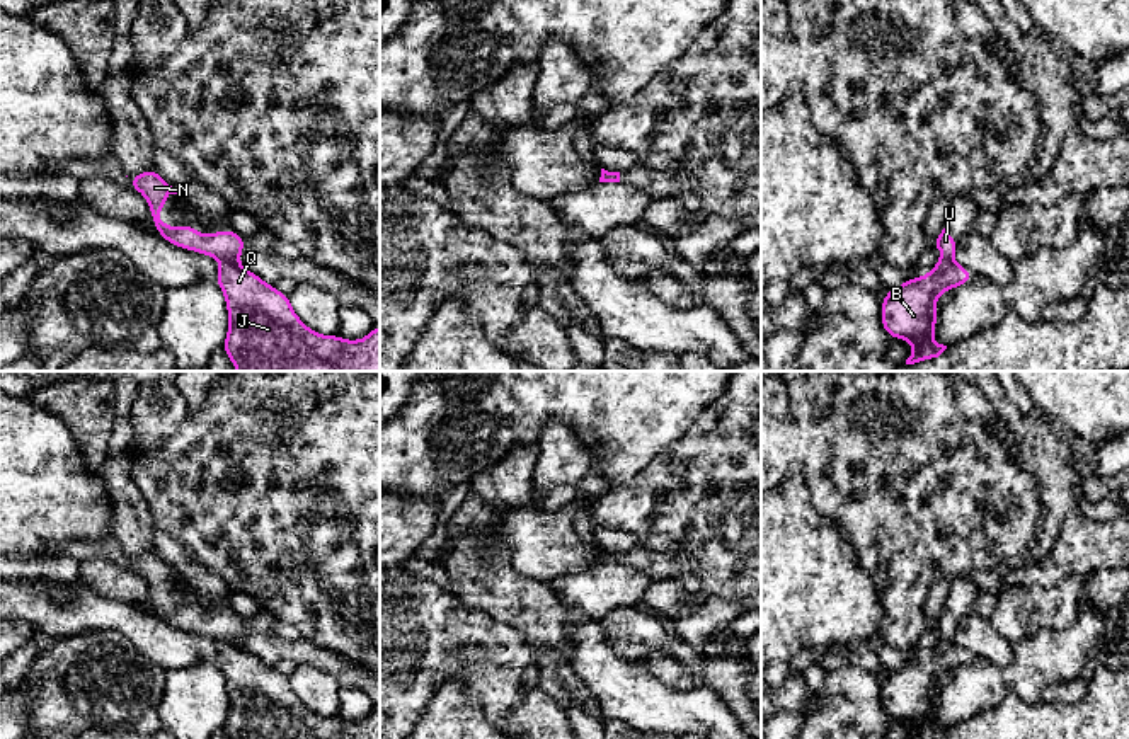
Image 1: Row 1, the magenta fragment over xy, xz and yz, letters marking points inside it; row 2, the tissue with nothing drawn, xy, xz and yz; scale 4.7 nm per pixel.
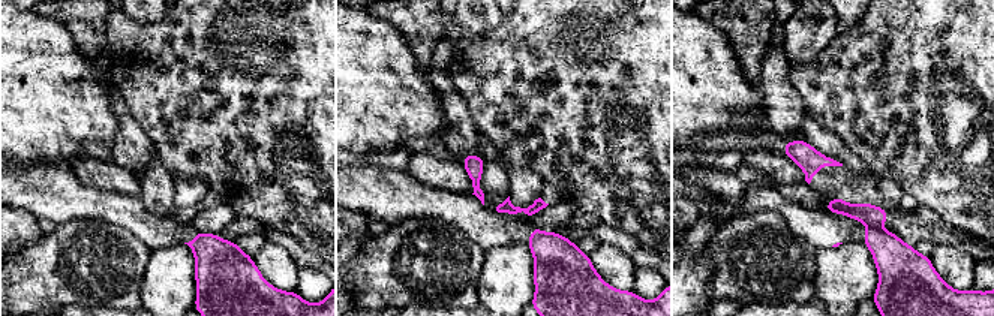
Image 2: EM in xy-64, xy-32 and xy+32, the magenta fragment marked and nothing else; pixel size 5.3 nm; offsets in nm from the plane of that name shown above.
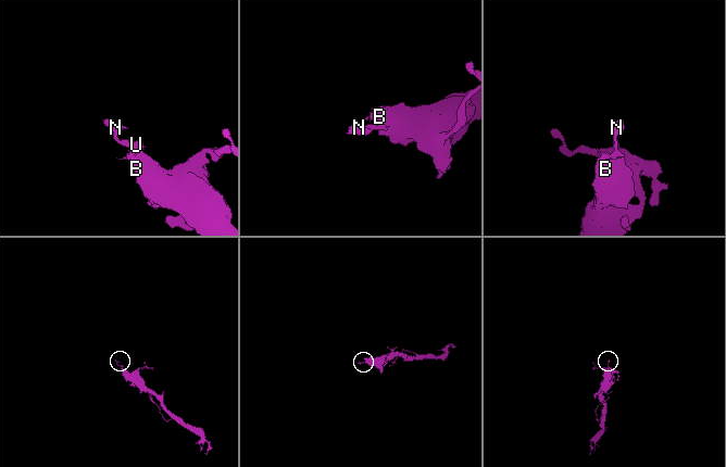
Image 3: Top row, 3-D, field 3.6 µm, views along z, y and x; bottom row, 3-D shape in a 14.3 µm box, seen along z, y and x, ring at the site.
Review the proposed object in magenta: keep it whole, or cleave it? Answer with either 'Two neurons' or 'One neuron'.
Two neurons

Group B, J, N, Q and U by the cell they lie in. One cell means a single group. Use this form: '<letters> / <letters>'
B J Q / N U

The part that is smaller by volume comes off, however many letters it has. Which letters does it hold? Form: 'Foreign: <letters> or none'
Foreign: N, U

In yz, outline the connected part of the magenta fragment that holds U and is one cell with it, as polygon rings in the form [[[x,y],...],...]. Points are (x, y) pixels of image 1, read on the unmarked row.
[[[943,610],[937,620],[937,630],[940,632],[942,640],[954,642],[957,622]]]

